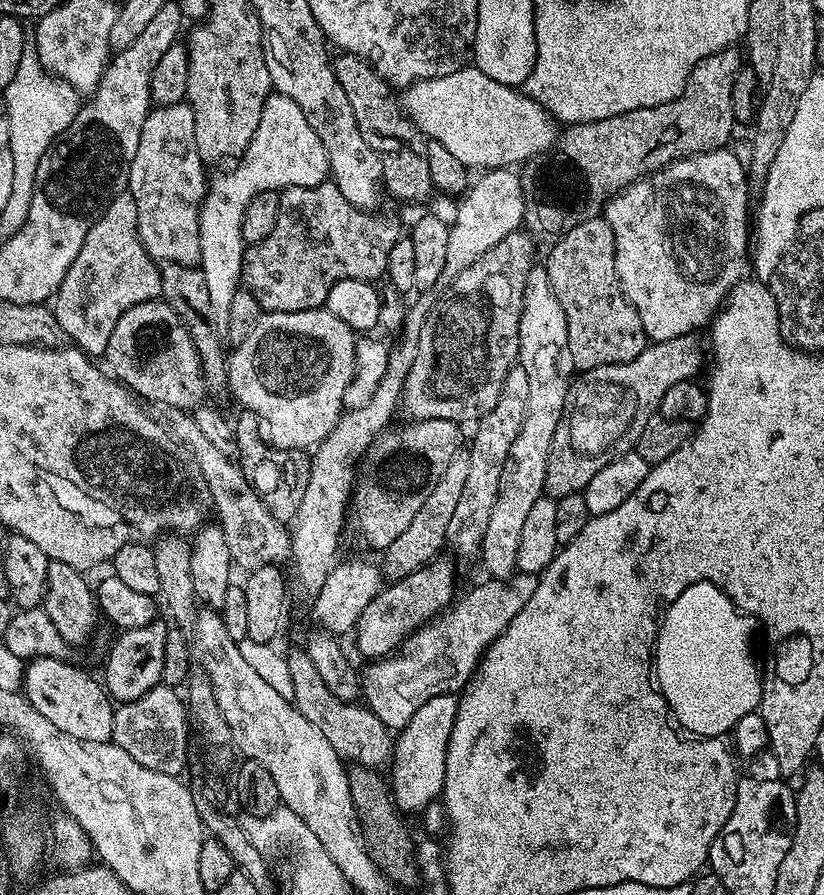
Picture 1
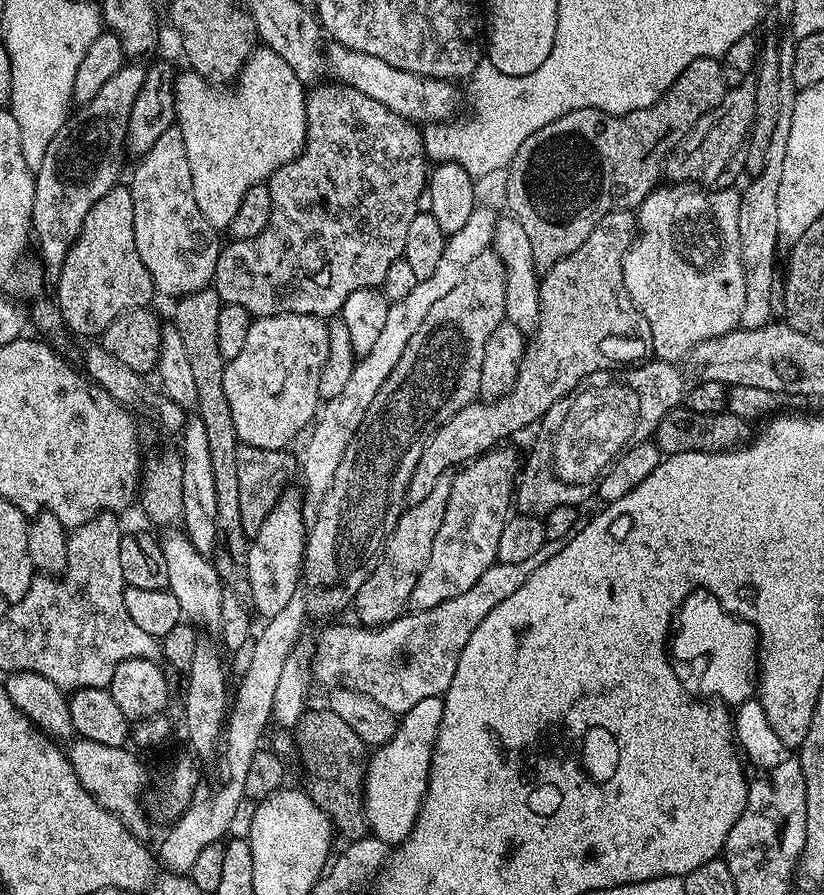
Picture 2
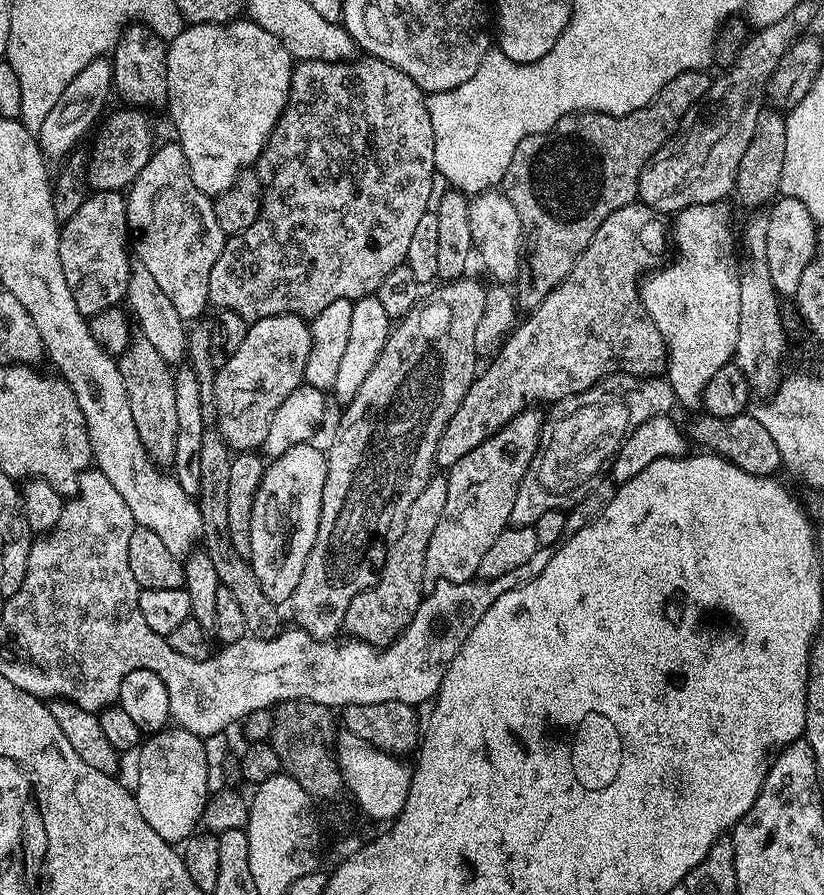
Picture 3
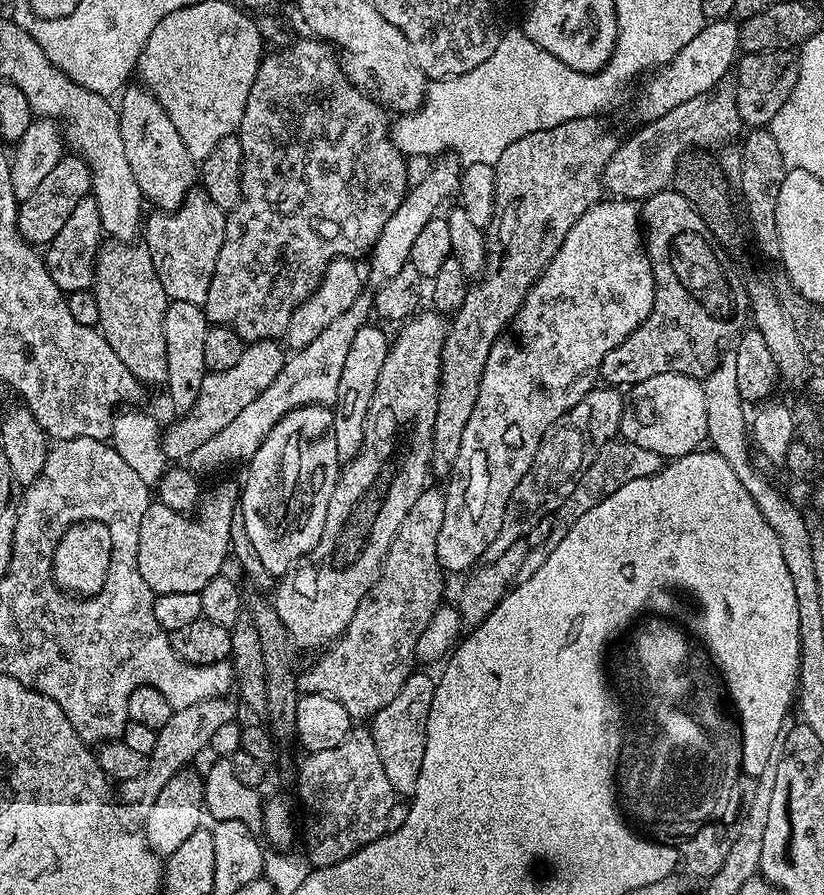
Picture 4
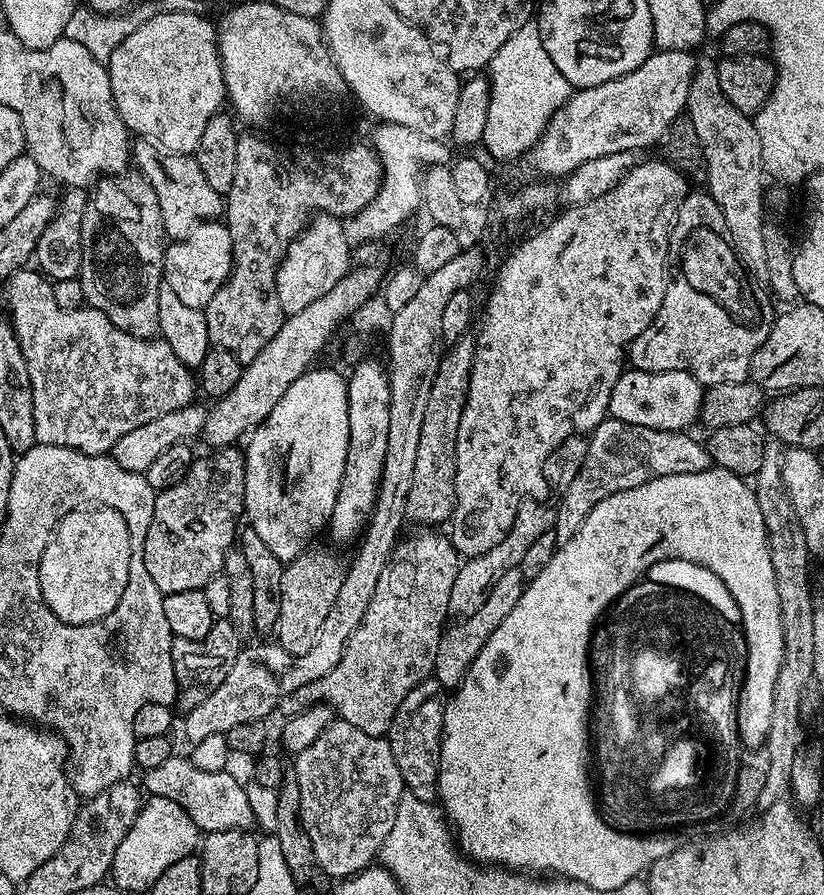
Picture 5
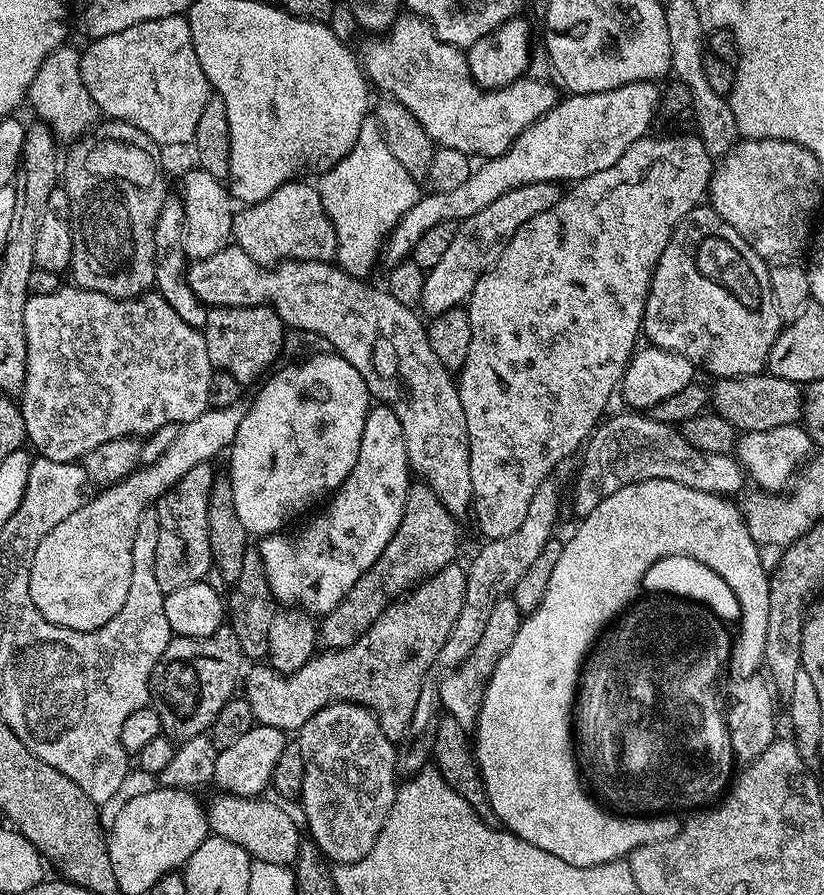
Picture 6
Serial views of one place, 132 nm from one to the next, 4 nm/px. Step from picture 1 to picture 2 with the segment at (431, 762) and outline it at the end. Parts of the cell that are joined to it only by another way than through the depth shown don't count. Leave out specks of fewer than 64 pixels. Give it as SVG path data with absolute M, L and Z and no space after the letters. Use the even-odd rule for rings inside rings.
M439 696L422 698L422 702L416 703L406 713L406 718L397 723L396 733L393 737L369 755L364 773L364 818L368 822L368 832L390 846L401 844L416 825L416 819L426 794L432 751L434 750L434 742L438 738L438 726L442 726L443 705L444 701Z

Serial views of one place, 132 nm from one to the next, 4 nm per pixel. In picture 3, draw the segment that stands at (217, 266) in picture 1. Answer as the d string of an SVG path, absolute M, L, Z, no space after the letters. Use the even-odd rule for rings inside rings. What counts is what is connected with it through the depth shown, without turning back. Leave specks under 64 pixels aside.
M232 18L227 22L208 24L189 23L172 37L167 50L166 112L172 115L172 124L176 127L175 139L182 154L186 154L192 181L207 196L215 198L232 185L237 173L245 166L255 165L260 157L268 135L274 130L288 102L294 57L283 42L274 38L274 34L262 30L262 26L247 18Z

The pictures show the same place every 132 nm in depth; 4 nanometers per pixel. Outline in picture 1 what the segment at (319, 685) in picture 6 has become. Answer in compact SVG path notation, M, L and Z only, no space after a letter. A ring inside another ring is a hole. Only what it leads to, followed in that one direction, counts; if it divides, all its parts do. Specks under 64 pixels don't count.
M467 451L455 452L446 470L442 470L442 478L438 478L426 502L422 502L418 514L414 514L410 526L406 526L406 530L402 530L402 534L398 534L398 538L394 538L394 542L390 542L390 546L383 549L382 576L385 581L391 582L406 578L412 572L417 572L418 569L424 567L425 564L431 564L434 558L441 555L440 547L443 549L448 539L450 517L454 515L454 510L458 507L458 494L462 494L468 467L470 467L470 458Z

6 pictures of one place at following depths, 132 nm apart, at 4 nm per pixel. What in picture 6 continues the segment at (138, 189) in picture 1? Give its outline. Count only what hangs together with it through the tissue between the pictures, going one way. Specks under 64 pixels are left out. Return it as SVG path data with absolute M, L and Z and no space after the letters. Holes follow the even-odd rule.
M235 246L218 250L218 254L210 254L210 258L191 261L188 266L188 285L190 290L194 290L194 294L206 306L214 308L245 308L255 304L266 304L268 307L276 309L277 314L280 315L280 321L289 329L298 332L316 332L330 345L331 351L342 358L346 358L346 362L350 362L350 366L354 366L354 370L358 370L358 374L362 374L369 393L377 401L383 402L392 408L394 414L398 414L398 422L402 422L402 434L406 438L406 454L408 455L411 471L415 475L417 472L420 475L417 477L423 483L432 487L434 494L438 494L442 506L446 506L446 510L450 510L452 516L463 518L467 512L469 515L470 509L474 504L474 497L472 495L472 483L470 482L470 446L468 445L468 431L466 430L466 410L462 410L457 381L454 379L450 369L442 366L442 362L438 362L438 354L434 354L434 350L430 346L430 338L426 331L425 321L409 305L398 302L398 298L391 296L383 287L371 288L370 285L364 283L368 282L351 276L349 272L345 272L343 268L327 260L281 260L275 266L265 266L254 262L254 258L250 258L250 254L246 254L241 248Z

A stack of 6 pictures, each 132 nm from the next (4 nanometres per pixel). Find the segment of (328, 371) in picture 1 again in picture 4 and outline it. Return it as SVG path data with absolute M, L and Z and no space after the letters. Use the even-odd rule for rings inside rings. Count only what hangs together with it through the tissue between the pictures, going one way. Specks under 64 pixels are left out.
M257 340L249 343L241 360L231 370L208 372L205 375L198 402L194 402L192 409L176 418L163 433L164 454L169 461L187 461L188 456L198 450L198 446L203 446L210 438L214 438L214 434L218 434L218 430L234 422L234 418L246 406L250 406L250 402L254 402L254 398L258 398L258 394L262 394L262 390L266 390L266 386L270 386L274 378L278 378L278 370L282 370L286 359L285 349L280 349L278 345L276 340Z

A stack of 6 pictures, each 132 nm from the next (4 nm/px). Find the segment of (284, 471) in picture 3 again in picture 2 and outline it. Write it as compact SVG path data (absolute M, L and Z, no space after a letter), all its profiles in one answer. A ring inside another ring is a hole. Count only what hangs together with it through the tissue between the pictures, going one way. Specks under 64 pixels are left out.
M285 491L274 506L274 510L266 514L262 530L258 530L258 534L251 537L248 546L250 604L255 615L261 616L265 621L274 618L274 614L281 612L290 603L290 598L298 594L298 587L302 582L306 520L304 524L304 512L300 509L301 493L292 491Z

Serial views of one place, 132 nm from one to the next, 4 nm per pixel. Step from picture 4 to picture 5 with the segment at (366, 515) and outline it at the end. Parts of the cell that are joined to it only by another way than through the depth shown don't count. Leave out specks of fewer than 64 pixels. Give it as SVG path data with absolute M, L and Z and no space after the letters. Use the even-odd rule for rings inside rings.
M305 550L291 561L280 583L282 610L278 614L274 640L289 656L301 656L314 646L314 638L318 638L318 630L322 630L322 622L326 622L326 614L330 614L330 606L334 606L334 597L342 590L344 581L345 561L340 561L332 552L312 551Z

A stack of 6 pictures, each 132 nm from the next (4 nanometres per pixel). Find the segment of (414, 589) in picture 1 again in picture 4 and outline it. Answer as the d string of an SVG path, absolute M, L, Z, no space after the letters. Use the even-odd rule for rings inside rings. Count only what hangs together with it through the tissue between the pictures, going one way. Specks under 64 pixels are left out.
M604 198L601 199L599 204L590 206L590 210L586 210L586 214L582 214L582 218L578 218L578 222L574 222L574 226L570 226L570 234L566 234L566 242L562 242L562 246L558 250L558 254L554 254L554 258L550 262L550 266L546 266L546 270L541 276L536 279L536 285L526 294L526 298L522 302L522 306L518 310L518 314L513 318L512 323L507 332L504 335L499 336L494 342L494 346L490 346L490 358L486 358L486 370L482 370L482 386L478 386L478 402L474 402L474 411L470 413L470 422L466 422L466 431L462 434L462 450L458 450L458 462L452 467L451 476L447 477L446 491L444 492L444 501L446 502L446 518L442 518L442 530L438 530L438 562L445 573L452 574L452 572L464 572L475 569L477 565L481 563L484 551L490 546L490 542L494 542L494 538L498 538L498 530L502 530L502 518L506 514L506 502L510 502L510 494L514 494L514 486L518 486L518 482L522 482L522 478L530 470L530 466L534 462L536 457L536 451L538 446L542 442L542 438L550 430L552 424L556 424L561 418L566 415L571 408L578 406L584 398L586 398L588 392L592 391L594 387L594 373L599 369L600 363L606 358L606 354L610 354L610 350L614 350L614 346L618 346L629 336L634 334L634 330L638 330L646 323L648 319L653 315L652 307L656 304L656 276L652 273L652 260L644 253L646 249L646 236L642 231L642 208L635 200L621 200L619 198Z

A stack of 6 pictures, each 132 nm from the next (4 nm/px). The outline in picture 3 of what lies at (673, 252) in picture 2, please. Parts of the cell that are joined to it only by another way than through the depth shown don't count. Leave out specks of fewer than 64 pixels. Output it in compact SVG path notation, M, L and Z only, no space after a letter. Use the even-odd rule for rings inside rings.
M695 204L683 208L675 217L676 228L680 231L680 248L684 253L680 256L680 264L673 266L669 272L661 274L657 280L648 280L642 284L642 308L649 320L653 321L660 333L664 335L664 343L668 346L666 380L672 383L672 392L680 399L684 408L696 408L706 400L708 384L736 355L738 346L738 318L742 314L742 298L737 273L728 265L724 257L728 240L721 236L716 222L720 218L716 204Z

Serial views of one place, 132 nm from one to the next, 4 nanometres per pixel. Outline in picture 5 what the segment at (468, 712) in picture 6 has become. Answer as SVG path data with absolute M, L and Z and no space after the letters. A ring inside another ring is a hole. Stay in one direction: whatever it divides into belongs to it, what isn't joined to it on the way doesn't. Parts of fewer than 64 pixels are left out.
M520 569L510 570L510 574L502 574L502 578L494 582L494 590L490 590L486 602L482 602L482 606L478 606L474 614L457 619L453 628L452 625L445 627L444 637L438 642L438 658L434 658L434 678L445 690L454 690L463 682L474 658L478 658L478 652L482 650L482 646L486 646L490 634L494 634L498 626L502 626L502 618L506 618L506 614L514 610L525 587L526 581Z

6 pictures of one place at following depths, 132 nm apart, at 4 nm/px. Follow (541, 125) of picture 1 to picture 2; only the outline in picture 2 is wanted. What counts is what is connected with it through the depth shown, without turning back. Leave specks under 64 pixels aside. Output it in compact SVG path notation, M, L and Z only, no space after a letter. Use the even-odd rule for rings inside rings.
M335 42L326 48L326 68L336 75L339 83L350 86L354 90L362 90L375 101L382 102L394 114L404 116L413 122L432 120L447 121L456 110L460 96L456 93L457 85L450 80L435 80L429 76L419 76L406 70L398 70L398 66L390 66L390 62L382 62L382 58L374 58L370 54L362 54L358 50L350 50Z

